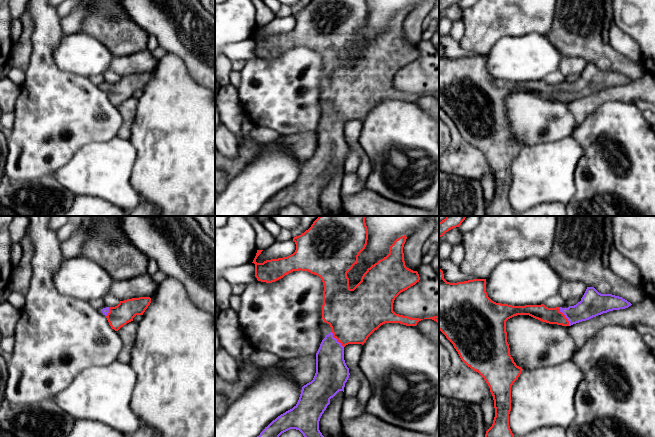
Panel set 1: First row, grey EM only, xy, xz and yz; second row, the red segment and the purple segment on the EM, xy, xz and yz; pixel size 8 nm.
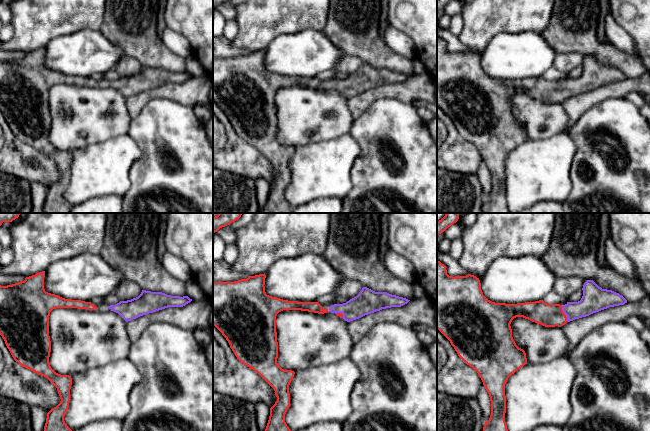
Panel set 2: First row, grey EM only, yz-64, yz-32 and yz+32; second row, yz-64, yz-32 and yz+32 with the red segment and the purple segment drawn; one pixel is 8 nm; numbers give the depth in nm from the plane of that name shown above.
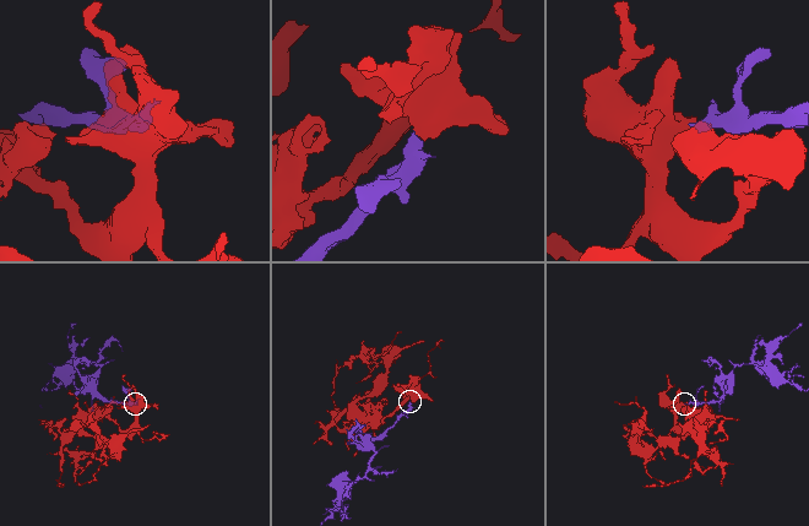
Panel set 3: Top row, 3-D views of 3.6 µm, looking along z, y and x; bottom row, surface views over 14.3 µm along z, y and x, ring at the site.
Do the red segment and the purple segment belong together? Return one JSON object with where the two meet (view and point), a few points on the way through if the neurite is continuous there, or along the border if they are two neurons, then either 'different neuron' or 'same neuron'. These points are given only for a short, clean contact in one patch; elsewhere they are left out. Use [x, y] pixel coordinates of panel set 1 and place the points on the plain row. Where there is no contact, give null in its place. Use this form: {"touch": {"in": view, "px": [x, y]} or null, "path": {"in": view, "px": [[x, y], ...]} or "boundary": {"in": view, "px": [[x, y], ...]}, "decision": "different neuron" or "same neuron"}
{"touch": {"in": "yz", "px": [564, 92]}, "path": {"in": "yz", "px": [[549, 91], [564, 92], [581, 88], [592, 80]]}, "decision": "same neuron"}

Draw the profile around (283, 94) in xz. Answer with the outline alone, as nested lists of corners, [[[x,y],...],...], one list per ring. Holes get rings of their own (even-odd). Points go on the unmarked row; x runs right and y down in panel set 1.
[[[301,46],[293,47],[272,59],[256,57],[244,62],[237,91],[253,126],[271,129],[283,136],[316,131],[322,118],[319,105],[322,103],[323,67],[324,60],[319,52]]]

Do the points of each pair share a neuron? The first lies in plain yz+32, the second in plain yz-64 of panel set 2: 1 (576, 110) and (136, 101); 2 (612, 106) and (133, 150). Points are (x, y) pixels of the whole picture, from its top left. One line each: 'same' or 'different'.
1: same
2: different

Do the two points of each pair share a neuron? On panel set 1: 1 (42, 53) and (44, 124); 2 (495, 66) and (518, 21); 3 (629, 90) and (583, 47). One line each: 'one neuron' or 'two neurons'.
1: one neuron
2: two neurons
3: two neurons

